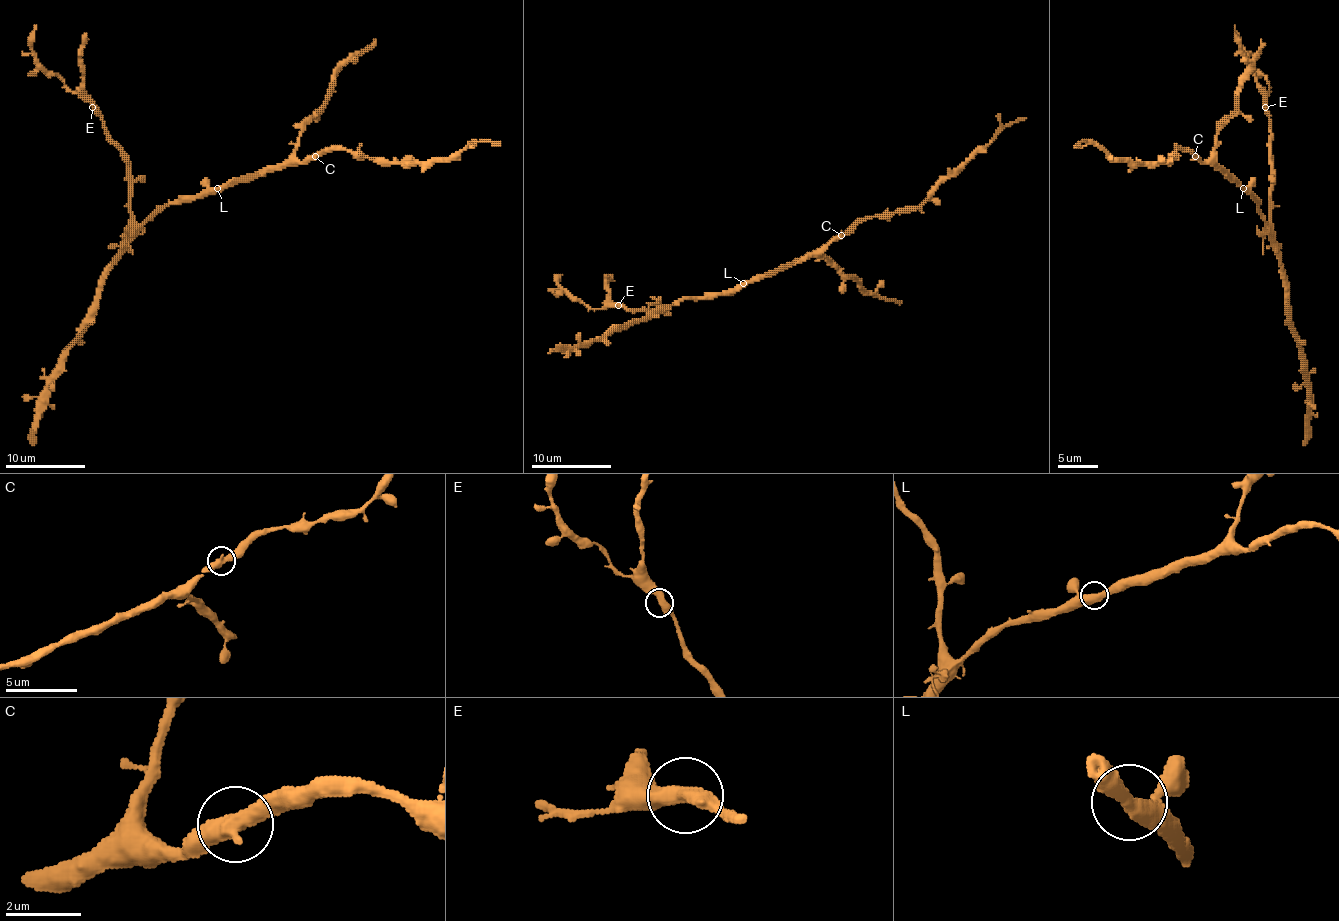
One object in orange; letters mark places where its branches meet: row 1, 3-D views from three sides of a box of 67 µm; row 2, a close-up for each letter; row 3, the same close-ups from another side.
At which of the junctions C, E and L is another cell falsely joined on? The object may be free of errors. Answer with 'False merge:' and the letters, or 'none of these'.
False merge: none of these

